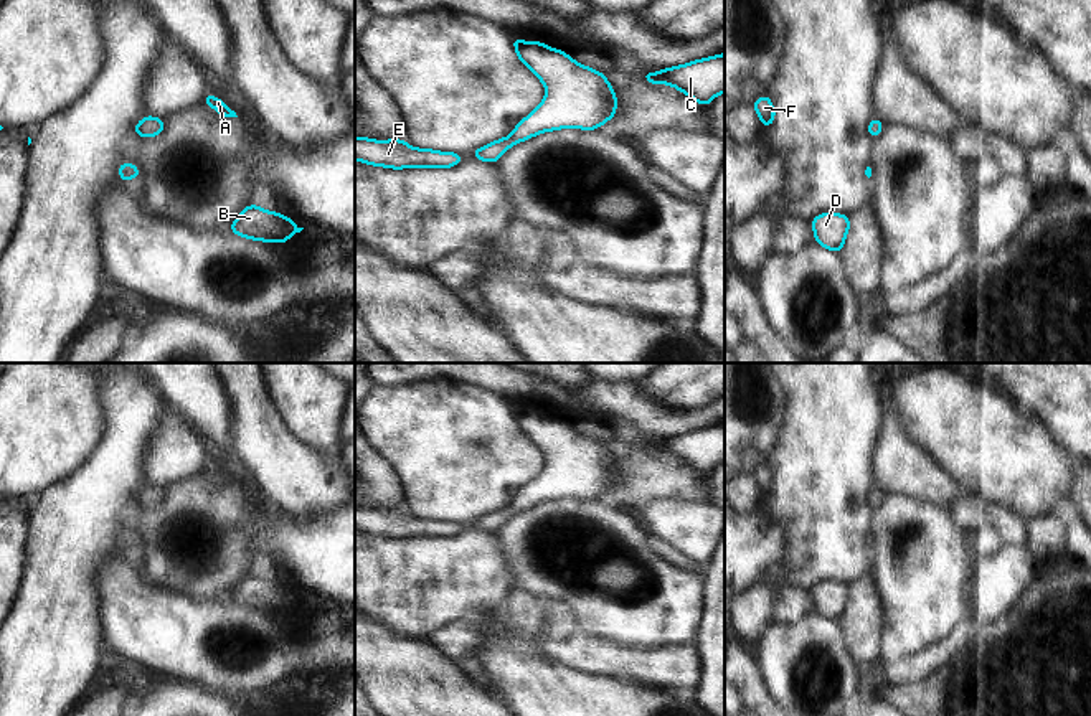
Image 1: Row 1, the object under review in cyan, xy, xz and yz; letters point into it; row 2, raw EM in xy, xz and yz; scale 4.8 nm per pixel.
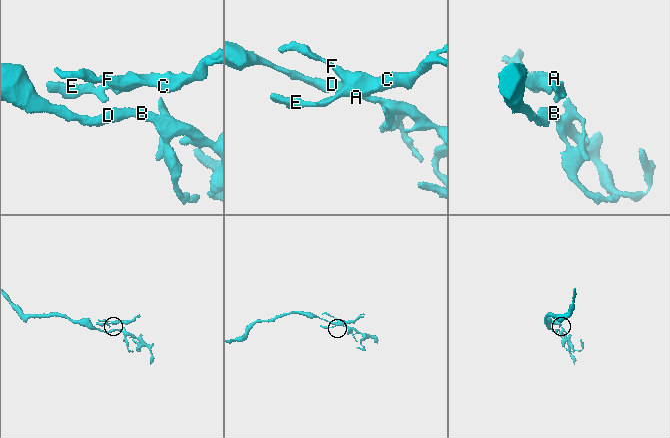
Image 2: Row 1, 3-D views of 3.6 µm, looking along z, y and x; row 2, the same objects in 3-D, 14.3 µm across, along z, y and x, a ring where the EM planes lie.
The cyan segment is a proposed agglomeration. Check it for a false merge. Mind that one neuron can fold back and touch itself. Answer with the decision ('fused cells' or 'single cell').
single cell

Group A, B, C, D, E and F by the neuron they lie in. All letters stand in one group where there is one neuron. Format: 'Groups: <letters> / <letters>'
Groups: A B C D E F

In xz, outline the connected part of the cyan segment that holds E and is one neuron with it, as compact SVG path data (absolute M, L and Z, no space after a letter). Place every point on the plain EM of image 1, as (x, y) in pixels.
M355 506L355 530L375 536L399 538L451 538L465 526L456 521L436 521L432 518L414 518L401 508Z

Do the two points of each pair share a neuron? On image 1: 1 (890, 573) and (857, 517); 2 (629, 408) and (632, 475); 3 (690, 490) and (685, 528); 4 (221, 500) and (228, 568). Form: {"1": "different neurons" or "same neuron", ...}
{"1": "different neurons", "2": "different neurons", "3": "different neurons", "4": "same neuron"}

